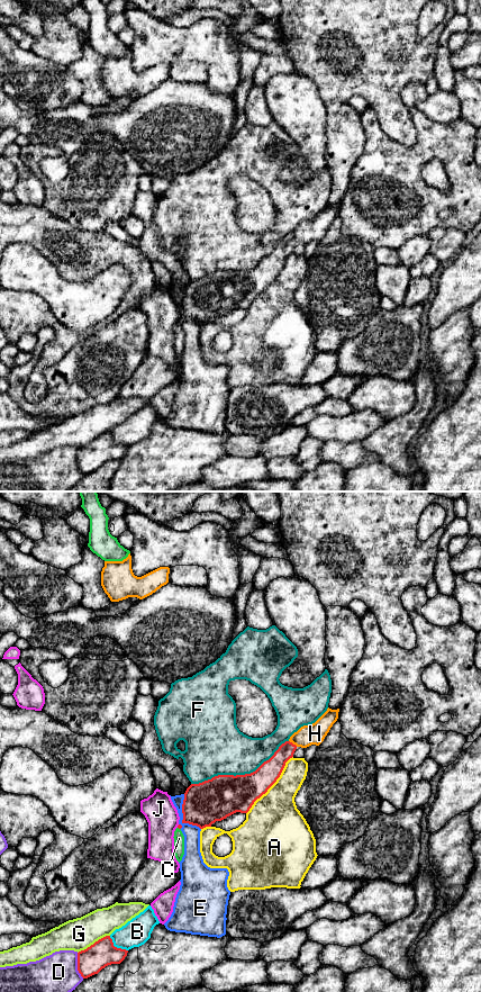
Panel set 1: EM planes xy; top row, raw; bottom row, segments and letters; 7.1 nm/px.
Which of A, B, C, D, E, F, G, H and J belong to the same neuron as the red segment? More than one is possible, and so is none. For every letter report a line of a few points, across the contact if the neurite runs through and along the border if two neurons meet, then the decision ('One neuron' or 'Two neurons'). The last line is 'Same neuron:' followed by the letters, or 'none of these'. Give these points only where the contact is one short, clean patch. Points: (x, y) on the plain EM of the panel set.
A: Two neurons
B: Two neurons
C: Two neurons
D: Two neurons
E: Two neurons
F: Two neurons
G: Two neurons
H: Line: xy (270, 267), (292, 240), (297, 235), (315, 230). One neuron
J: Two neurons
Same neuron: H

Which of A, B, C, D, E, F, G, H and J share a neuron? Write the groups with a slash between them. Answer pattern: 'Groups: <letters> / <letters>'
Groups: A / B / C / D / E / F / G / H / J

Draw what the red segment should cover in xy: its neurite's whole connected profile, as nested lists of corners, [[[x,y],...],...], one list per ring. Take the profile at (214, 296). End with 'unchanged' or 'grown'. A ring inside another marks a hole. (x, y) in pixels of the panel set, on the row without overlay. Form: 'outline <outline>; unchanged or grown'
outline [[[327,205],[327,207],[312,220],[301,223],[294,228],[288,237],[282,240],[274,251],[264,258],[255,268],[245,271],[218,271],[211,276],[199,280],[191,280],[185,289],[182,300],[182,319],[197,322],[200,325],[211,323],[216,317],[221,317],[227,313],[240,308],[247,309],[254,298],[260,295],[280,273],[285,259],[293,253],[298,243],[307,244],[311,241],[319,242],[333,220],[338,215],[337,206]]]; grown

